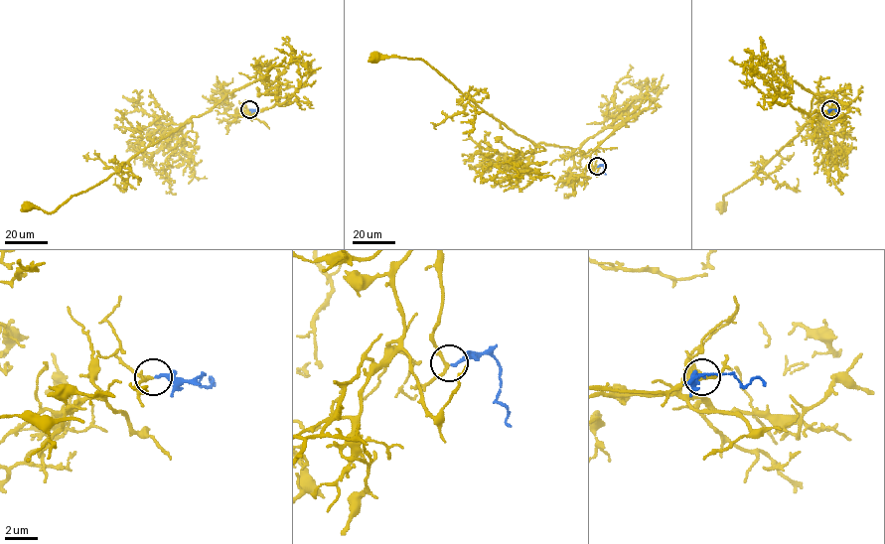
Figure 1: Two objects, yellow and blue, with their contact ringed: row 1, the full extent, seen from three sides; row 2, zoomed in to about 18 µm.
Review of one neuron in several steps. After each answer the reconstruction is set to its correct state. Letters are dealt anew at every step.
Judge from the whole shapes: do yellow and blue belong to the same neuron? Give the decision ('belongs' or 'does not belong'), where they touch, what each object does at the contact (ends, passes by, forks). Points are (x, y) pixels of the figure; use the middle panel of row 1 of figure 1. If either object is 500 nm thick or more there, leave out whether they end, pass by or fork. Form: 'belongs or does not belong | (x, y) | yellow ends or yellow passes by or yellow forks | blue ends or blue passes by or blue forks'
belongs | (597, 166) | yellow passes by | blue ends

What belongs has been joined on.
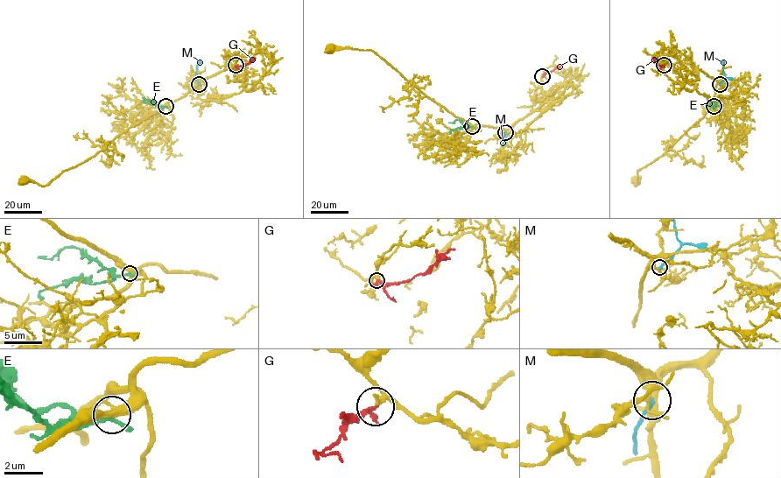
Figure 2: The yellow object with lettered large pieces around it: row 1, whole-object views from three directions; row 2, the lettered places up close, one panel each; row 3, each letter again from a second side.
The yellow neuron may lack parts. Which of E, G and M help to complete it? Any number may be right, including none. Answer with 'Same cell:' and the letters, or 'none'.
Same cell: none

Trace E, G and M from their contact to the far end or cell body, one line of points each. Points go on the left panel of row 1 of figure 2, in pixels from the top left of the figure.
E: (165, 106), (158, 107), (143, 97)
G: (235, 65), (244, 66), (256, 57)
M: (199, 84), (196, 68), (200, 60)

